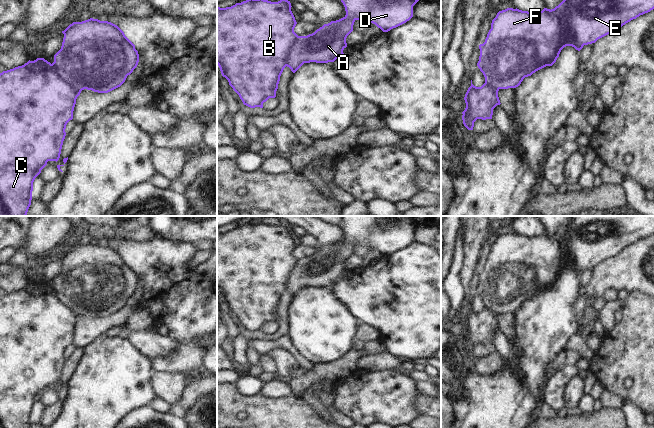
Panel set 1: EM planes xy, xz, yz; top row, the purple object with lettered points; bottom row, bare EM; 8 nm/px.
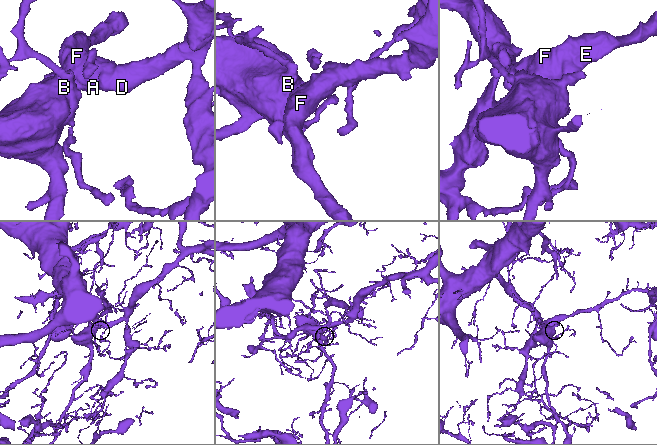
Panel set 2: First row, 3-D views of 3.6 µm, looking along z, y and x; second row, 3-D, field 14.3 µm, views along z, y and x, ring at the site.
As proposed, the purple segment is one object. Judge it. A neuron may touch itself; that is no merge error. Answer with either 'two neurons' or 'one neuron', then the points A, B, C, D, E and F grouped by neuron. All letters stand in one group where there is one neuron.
two neurons; A D E F / B C

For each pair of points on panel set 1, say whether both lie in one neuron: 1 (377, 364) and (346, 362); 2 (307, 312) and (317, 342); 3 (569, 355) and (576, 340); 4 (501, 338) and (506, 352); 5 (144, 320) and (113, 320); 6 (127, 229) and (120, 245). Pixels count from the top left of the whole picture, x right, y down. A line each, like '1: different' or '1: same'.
1: different
2: same
3: different
4: same
5: different
6: different

